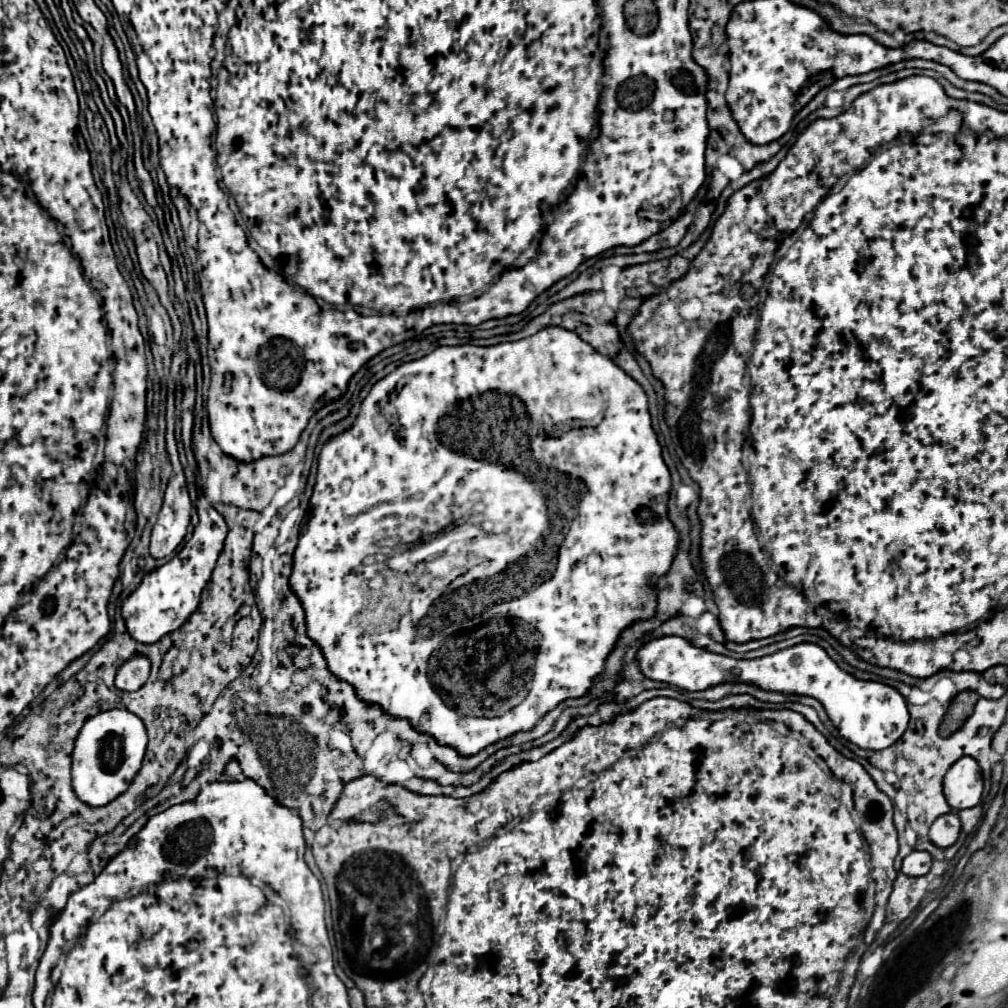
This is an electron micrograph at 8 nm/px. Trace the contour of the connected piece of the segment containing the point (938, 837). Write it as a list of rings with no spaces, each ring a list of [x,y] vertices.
[[[949,812],[949,814],[943,814],[939,816],[931,828],[929,828],[929,840],[939,846],[939,848],[949,848],[951,844],[957,842],[959,838],[959,832],[961,832],[961,822],[959,822],[959,816],[955,812]]]

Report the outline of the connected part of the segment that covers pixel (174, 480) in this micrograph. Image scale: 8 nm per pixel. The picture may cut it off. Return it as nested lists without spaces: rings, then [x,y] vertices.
[[[166,403],[166,445],[167,454],[169,454],[169,460],[171,460],[171,466],[173,466],[173,476],[169,480],[169,486],[165,490],[165,500],[163,500],[163,508],[159,512],[159,518],[157,518],[157,524],[153,526],[153,532],[151,532],[151,556],[153,558],[165,558],[169,556],[185,538],[187,534],[187,526],[191,522],[191,510],[193,510],[193,504],[189,500],[189,492],[187,492],[187,484],[185,484],[185,474],[183,474],[183,466],[179,462],[179,454],[177,454],[177,442],[175,440],[175,403]]]

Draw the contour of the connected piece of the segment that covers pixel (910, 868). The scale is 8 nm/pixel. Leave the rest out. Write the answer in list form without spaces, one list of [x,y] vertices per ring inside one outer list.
[[[913,850],[905,860],[903,860],[903,868],[901,872],[907,876],[925,876],[931,868],[931,854],[929,852],[921,852],[921,850]]]

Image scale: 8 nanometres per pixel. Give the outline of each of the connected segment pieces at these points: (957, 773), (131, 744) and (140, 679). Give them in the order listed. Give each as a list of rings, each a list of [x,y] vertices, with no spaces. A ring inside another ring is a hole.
[[[969,756],[959,758],[945,774],[943,792],[953,810],[977,806],[983,796],[983,776],[979,764]]]
[[[107,710],[85,722],[73,750],[73,790],[89,806],[107,806],[121,796],[143,766],[147,732],[139,716],[129,710]]]
[[[133,658],[127,660],[117,672],[115,686],[125,692],[139,690],[149,678],[149,668],[151,668],[149,660],[133,660]]]

